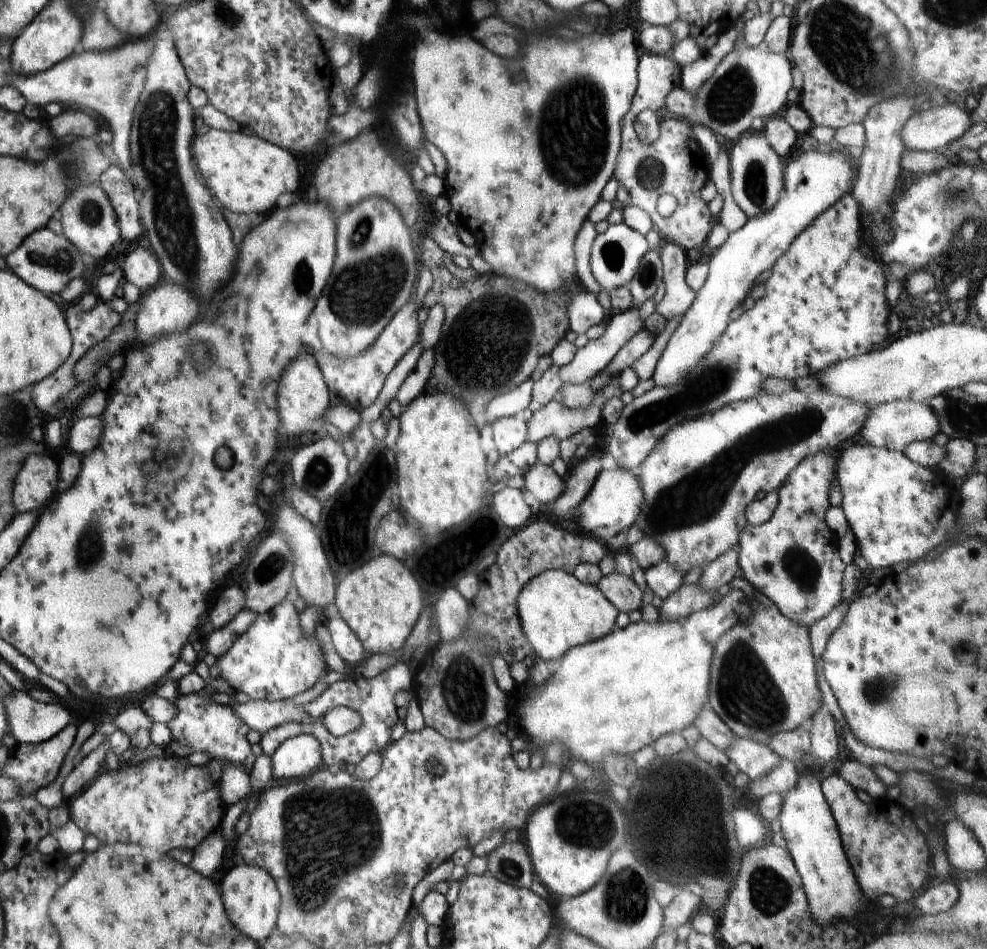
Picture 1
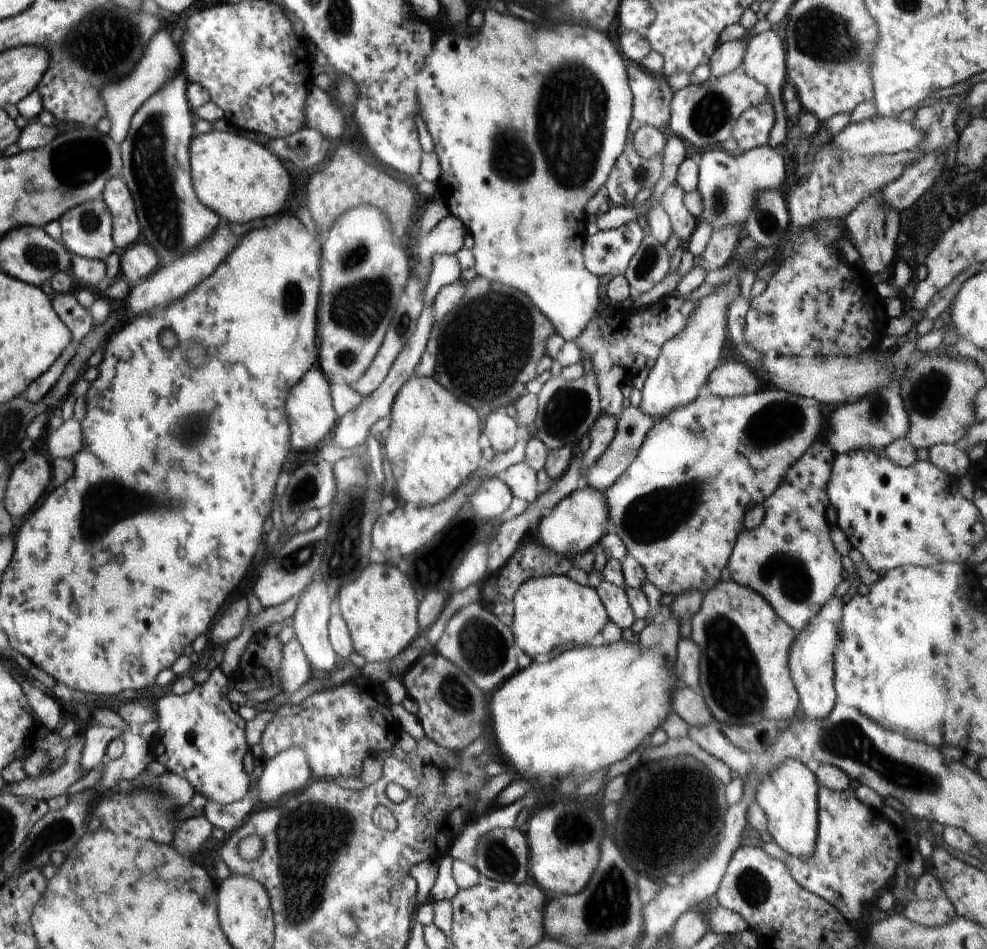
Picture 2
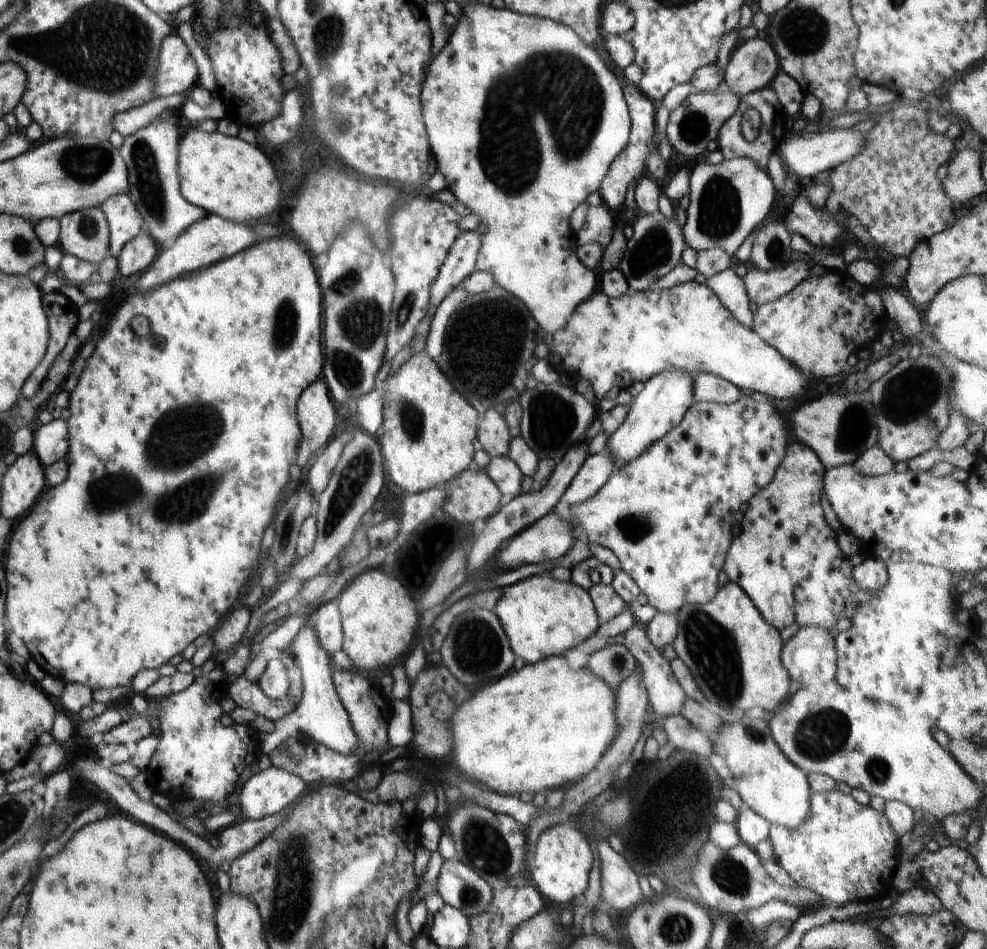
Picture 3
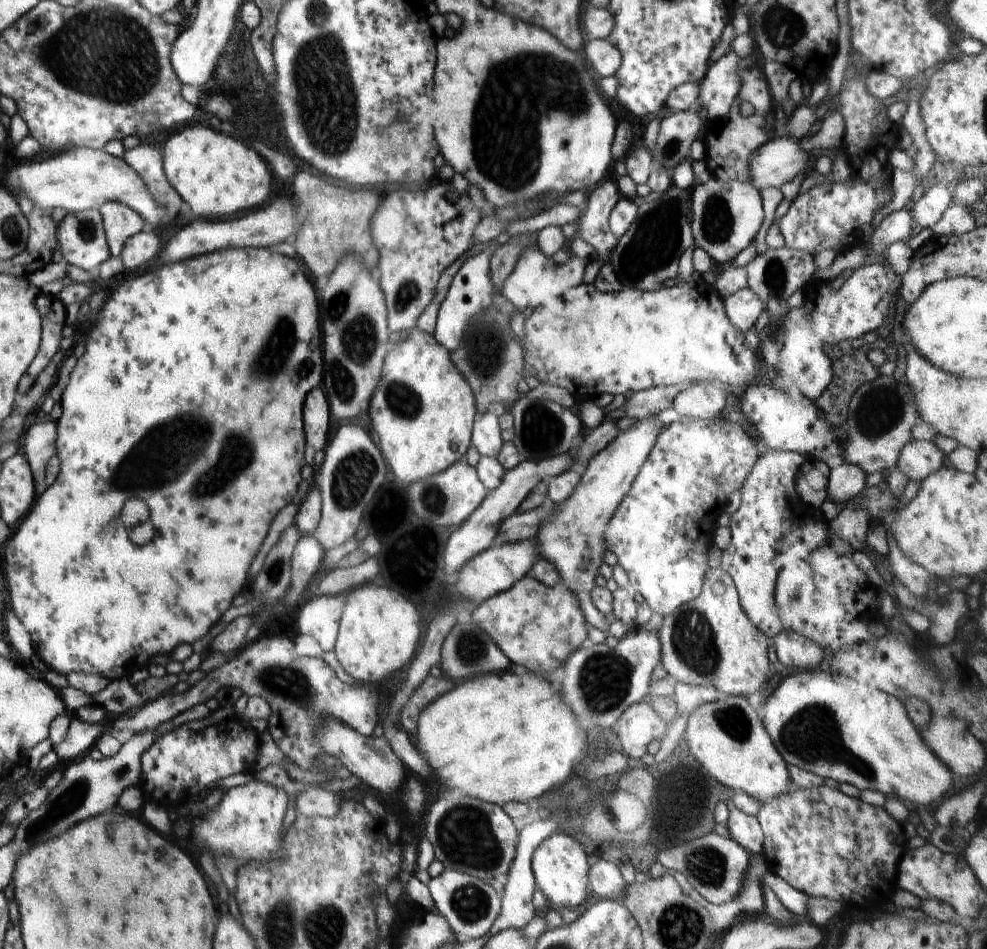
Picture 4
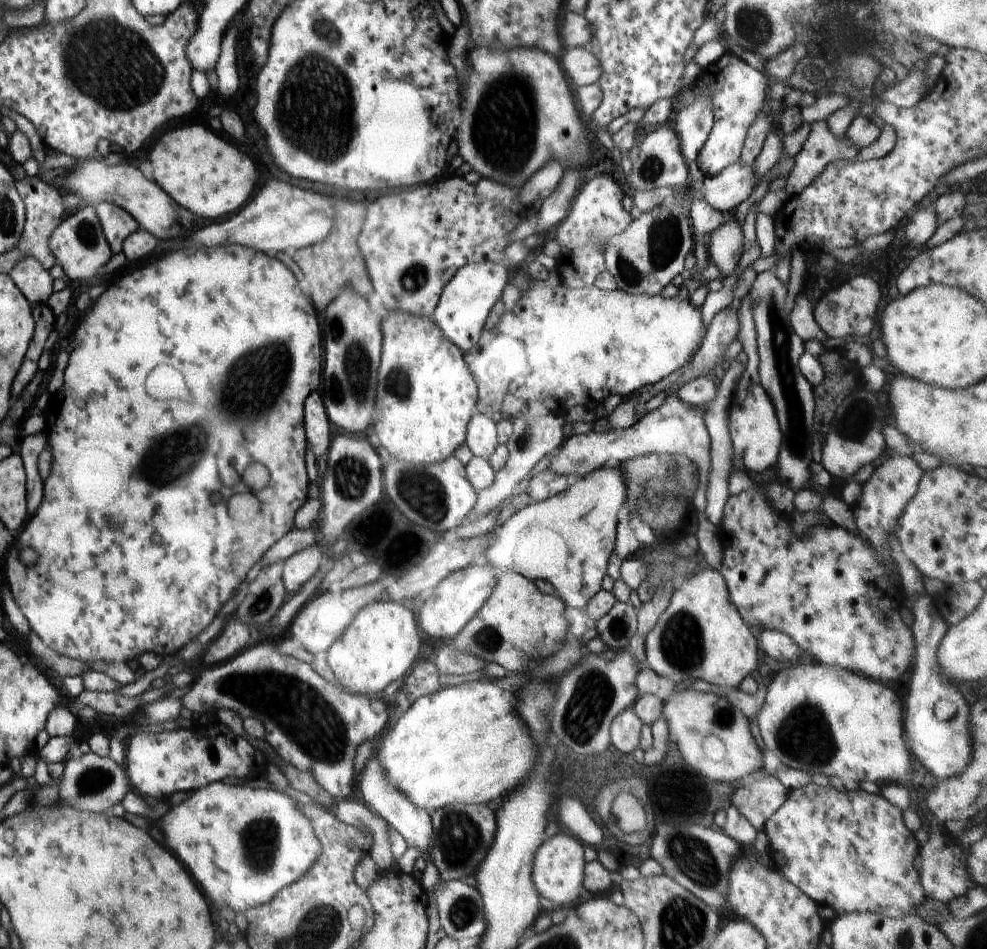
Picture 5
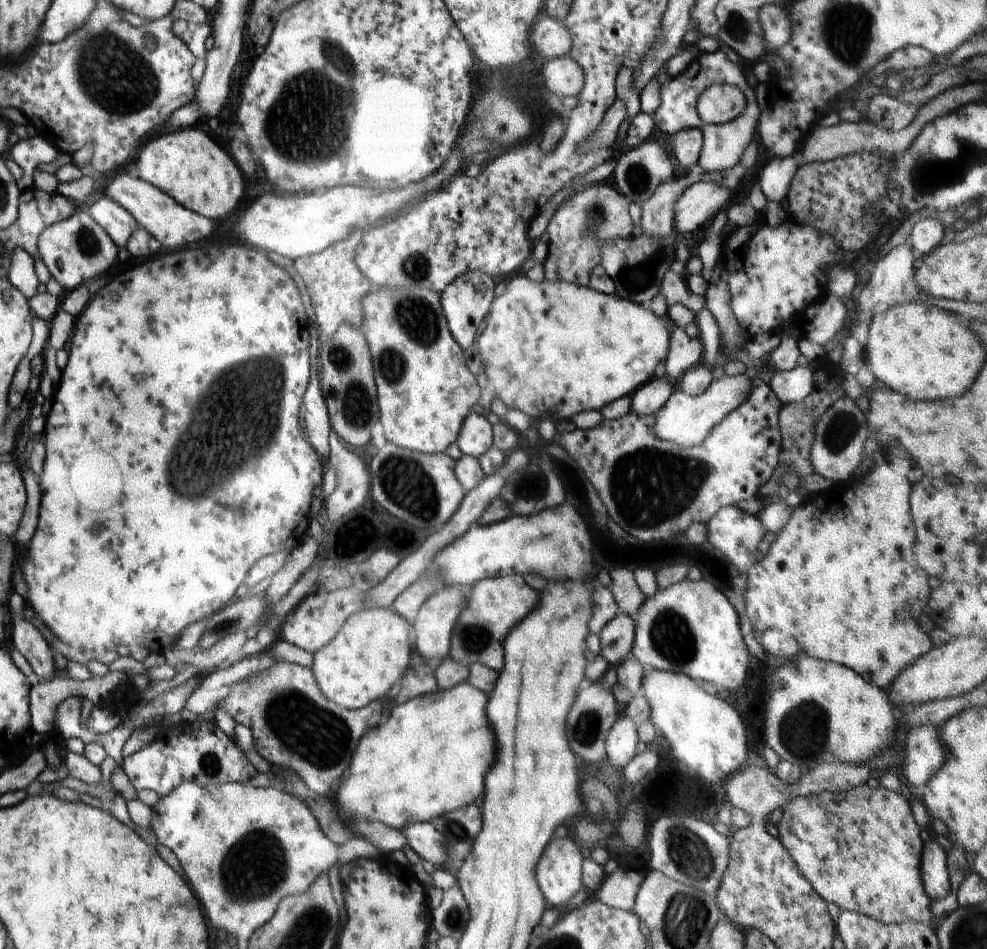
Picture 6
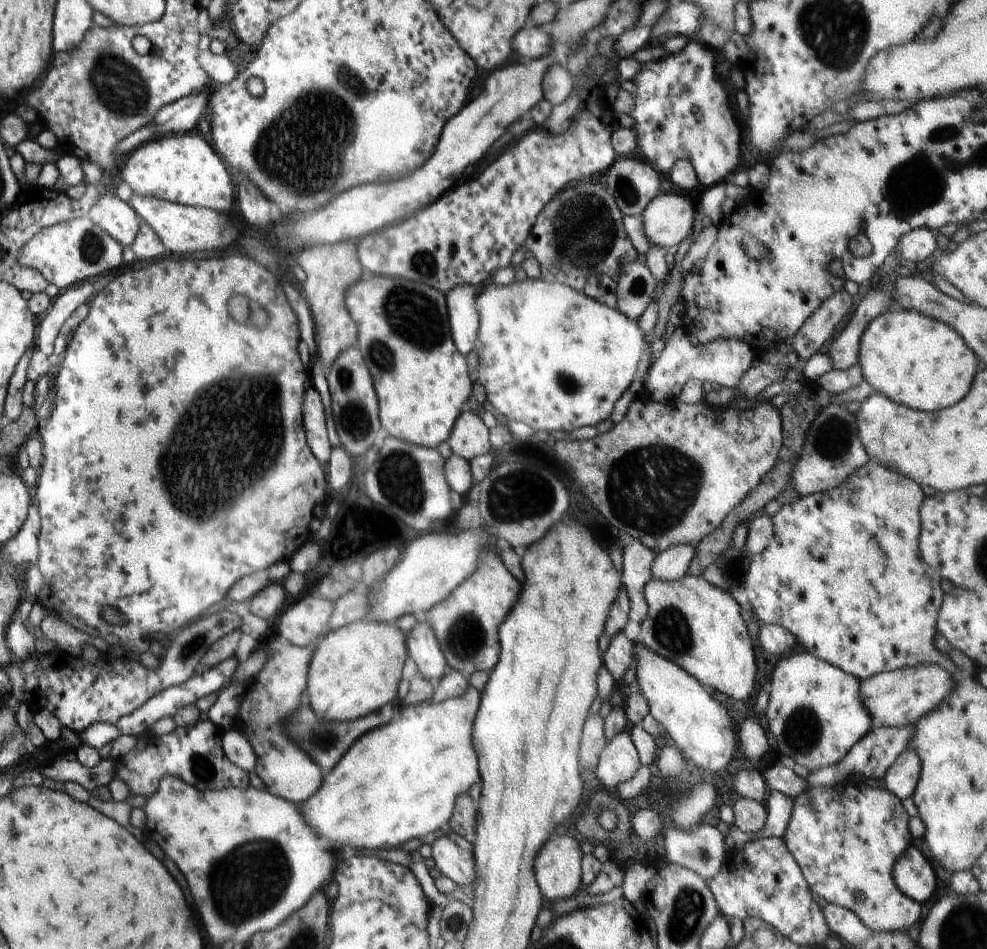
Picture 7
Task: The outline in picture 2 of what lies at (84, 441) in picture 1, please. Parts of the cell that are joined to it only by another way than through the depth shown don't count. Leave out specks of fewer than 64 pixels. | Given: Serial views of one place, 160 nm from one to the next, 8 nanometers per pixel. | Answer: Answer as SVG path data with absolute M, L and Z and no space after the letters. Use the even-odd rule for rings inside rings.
M64 421L60 428L49 429L41 444L51 459L72 458L82 448L82 430L80 421Z

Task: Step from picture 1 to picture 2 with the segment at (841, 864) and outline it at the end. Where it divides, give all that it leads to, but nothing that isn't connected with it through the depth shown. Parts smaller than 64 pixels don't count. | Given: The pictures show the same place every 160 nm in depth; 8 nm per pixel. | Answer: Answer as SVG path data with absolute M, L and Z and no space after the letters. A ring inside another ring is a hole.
M784 760L770 778L762 778L754 792L756 803L768 818L767 831L788 856L798 860L810 860L814 856L818 840L818 793L814 772L800 760Z

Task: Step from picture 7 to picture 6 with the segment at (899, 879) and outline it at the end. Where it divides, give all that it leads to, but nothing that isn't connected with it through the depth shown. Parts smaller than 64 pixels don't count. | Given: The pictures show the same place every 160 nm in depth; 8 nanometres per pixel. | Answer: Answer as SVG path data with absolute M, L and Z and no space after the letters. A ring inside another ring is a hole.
M925 837L921 854L921 881L929 899L946 898L950 892L950 877L946 864L947 854L936 842Z

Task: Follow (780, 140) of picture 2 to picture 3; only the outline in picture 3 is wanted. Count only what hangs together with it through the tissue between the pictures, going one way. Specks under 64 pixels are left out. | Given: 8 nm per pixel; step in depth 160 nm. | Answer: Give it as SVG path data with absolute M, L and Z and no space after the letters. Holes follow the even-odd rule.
M756 37L742 40L735 48L724 70L724 83L735 96L743 98L770 86L780 71L778 56L768 38Z

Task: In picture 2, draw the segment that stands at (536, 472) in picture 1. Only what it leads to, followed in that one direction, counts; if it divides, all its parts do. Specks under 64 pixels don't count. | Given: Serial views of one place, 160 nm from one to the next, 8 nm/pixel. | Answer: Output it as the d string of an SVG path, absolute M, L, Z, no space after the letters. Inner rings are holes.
M524 462L508 467L503 473L502 480L508 484L514 497L522 498L528 503L535 502L540 496L538 491L540 482L536 470Z

